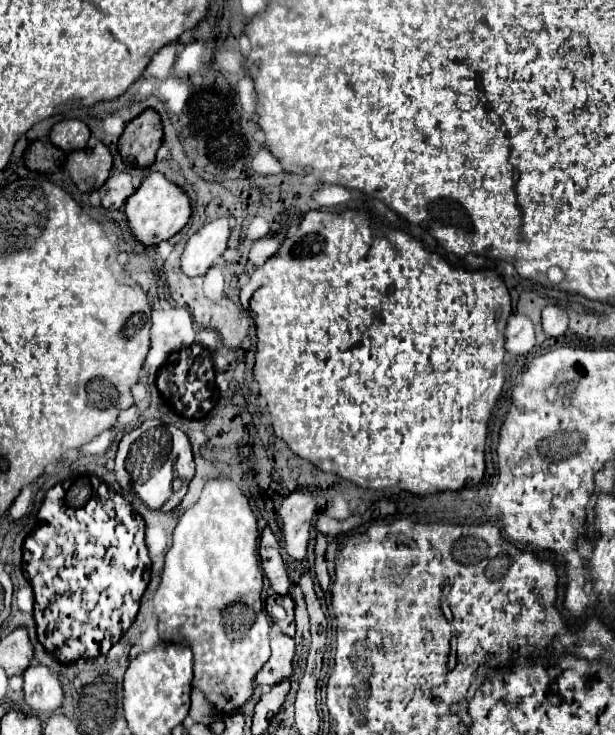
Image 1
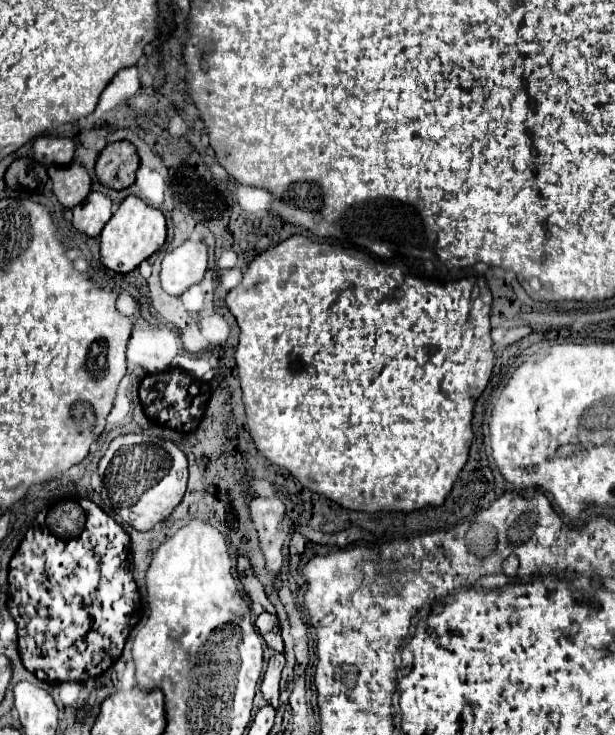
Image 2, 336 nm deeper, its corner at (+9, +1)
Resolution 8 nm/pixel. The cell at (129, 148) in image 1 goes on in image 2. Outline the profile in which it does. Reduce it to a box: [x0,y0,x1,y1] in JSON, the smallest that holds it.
[95,141,139,189]

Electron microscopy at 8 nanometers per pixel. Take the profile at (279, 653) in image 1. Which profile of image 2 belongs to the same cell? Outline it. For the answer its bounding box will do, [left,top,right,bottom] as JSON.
[261,653,285,707]

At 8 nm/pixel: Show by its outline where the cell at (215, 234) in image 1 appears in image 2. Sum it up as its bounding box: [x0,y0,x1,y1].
[161,241,207,295]

